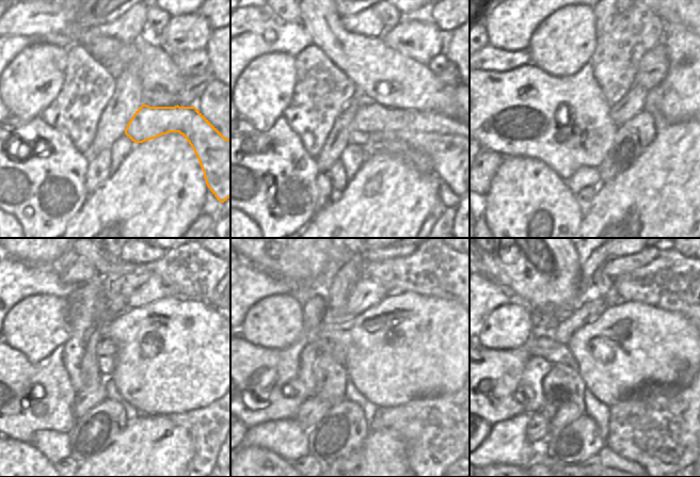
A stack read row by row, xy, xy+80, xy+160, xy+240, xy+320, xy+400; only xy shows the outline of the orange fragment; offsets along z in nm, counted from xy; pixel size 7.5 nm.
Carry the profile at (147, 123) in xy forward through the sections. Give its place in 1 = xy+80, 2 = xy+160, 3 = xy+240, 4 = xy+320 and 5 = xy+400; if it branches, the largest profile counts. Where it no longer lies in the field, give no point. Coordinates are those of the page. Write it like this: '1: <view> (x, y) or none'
1: xy+80 (446, 142)
2: xy+160 (591, 117)
3: xy+240 (107, 349)
4: xy+320 (335, 350)
5: xy+400 (544, 346)

